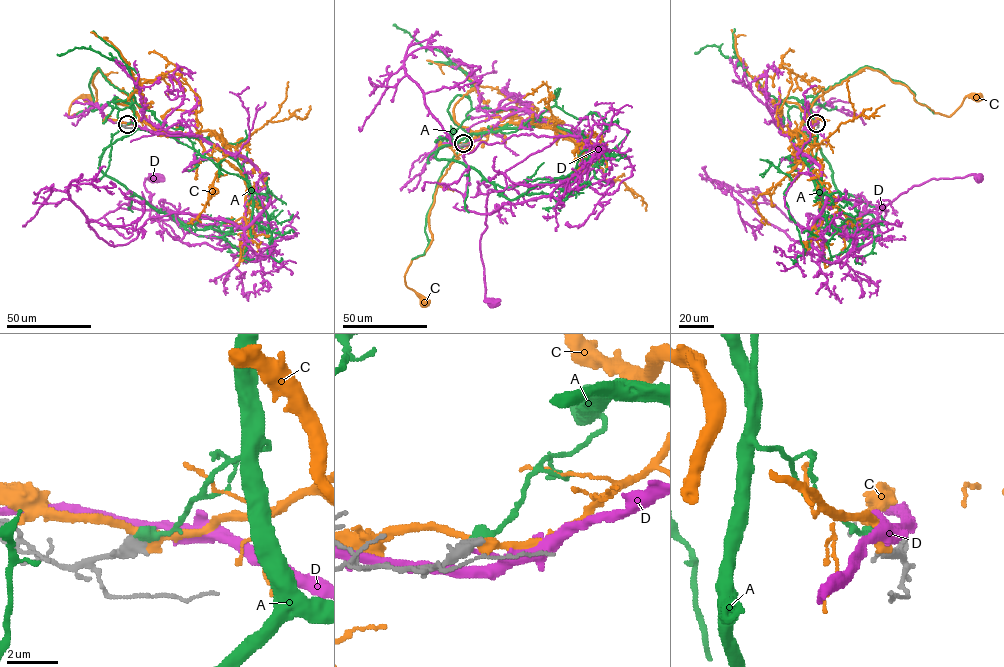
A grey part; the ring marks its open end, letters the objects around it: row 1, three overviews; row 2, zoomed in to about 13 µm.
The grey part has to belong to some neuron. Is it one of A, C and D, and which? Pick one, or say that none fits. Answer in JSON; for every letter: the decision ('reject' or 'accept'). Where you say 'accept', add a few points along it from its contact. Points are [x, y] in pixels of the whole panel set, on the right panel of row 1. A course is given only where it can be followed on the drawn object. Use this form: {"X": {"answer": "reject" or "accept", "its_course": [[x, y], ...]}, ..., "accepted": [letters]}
{"A": {"answer": "accept", "its_course": [[816, 123], [807, 118], [806, 132], [835, 187], [873, 216], [873, 248], [861, 263]]}, "C": {"answer": "reject"}, "D": {"answer": "reject"}, "accepted": ["A"]}

